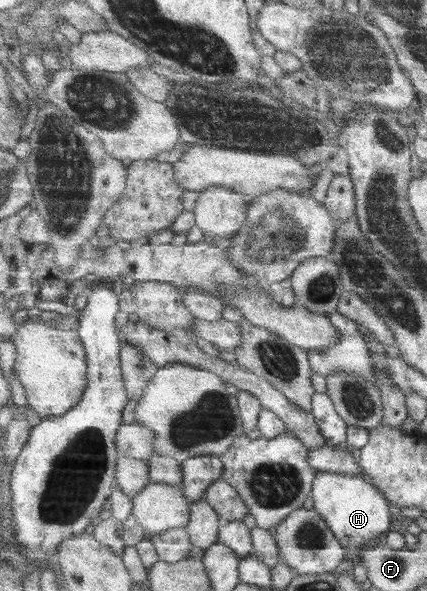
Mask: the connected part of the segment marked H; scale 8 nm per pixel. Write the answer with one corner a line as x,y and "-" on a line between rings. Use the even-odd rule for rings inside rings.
318,471
311,497
316,511
322,514
348,553
354,553
356,558
362,554
364,547
383,540
392,525
388,507
390,501
365,476

